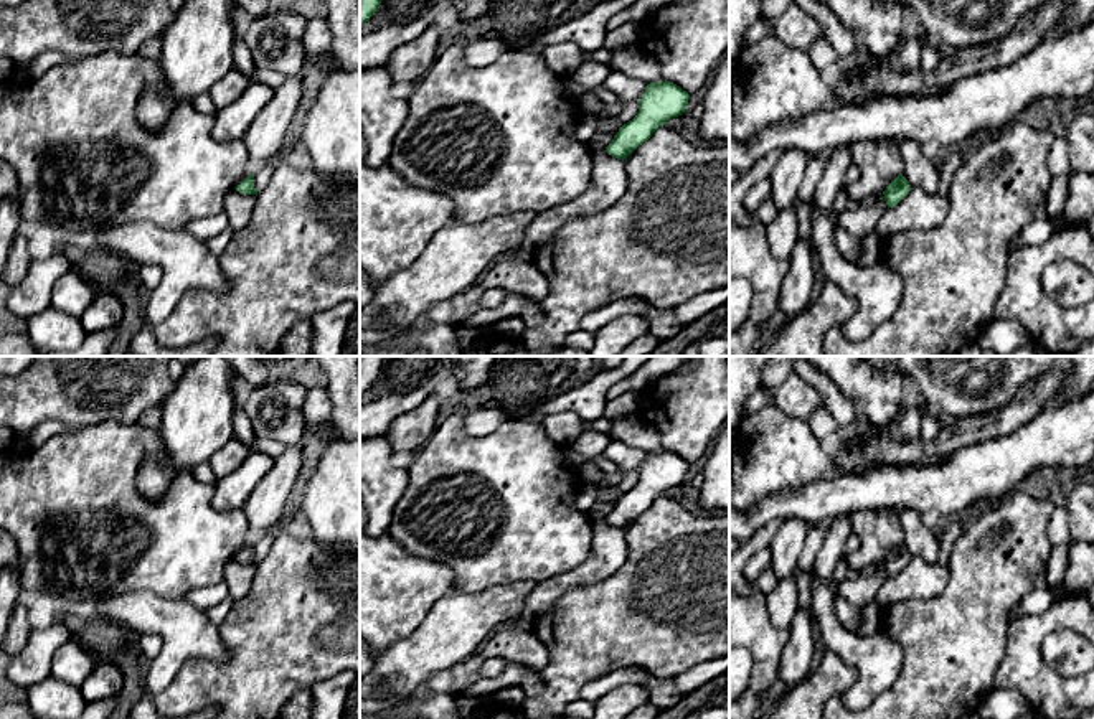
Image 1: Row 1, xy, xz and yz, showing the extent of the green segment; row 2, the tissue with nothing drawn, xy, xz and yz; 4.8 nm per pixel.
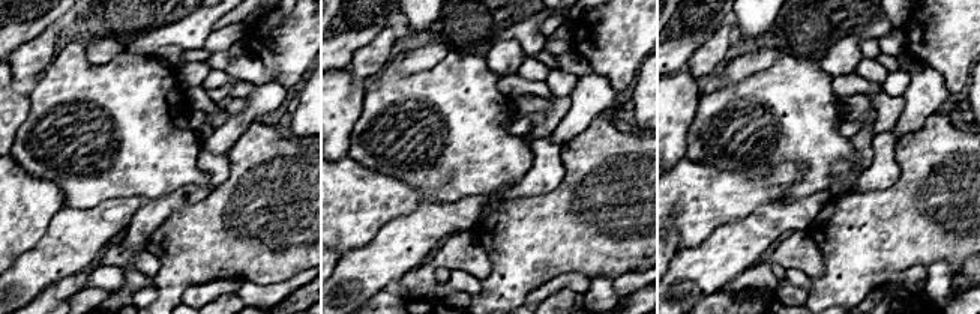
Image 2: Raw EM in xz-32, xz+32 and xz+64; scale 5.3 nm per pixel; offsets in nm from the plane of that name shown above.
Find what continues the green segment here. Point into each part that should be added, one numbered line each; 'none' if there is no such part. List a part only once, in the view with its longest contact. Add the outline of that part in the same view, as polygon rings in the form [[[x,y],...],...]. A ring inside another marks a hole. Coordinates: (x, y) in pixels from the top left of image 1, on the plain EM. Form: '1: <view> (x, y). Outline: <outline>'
none

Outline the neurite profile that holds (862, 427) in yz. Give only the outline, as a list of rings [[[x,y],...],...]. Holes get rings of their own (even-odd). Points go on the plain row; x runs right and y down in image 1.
[[[856,417],[856,421],[850,425],[840,425],[838,435],[842,440],[842,450],[853,450],[856,447],[856,440],[861,437],[875,437],[886,435],[891,429],[876,427],[865,417]]]

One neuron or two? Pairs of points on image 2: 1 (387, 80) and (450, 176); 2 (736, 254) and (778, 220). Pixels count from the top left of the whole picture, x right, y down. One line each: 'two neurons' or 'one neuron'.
1: one neuron
2: one neuron

